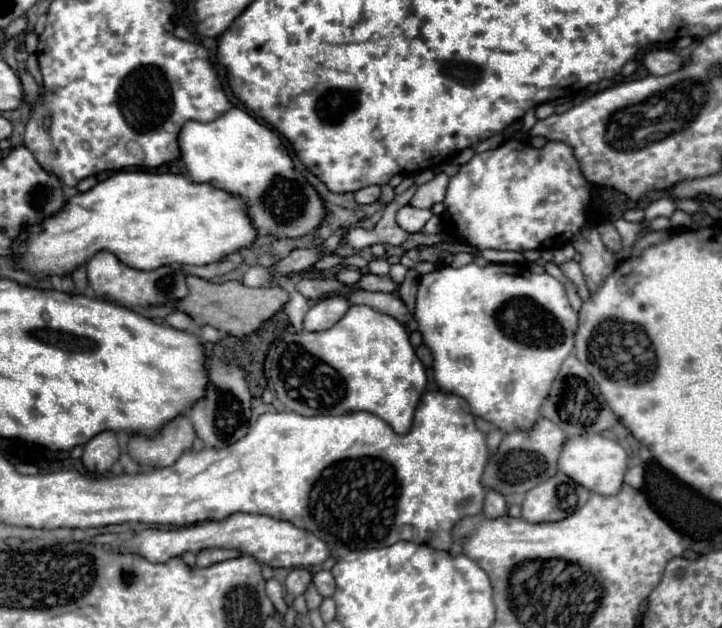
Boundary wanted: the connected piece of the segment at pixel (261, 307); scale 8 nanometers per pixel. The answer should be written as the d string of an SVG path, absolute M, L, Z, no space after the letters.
M187 276L187 286L189 294L179 302L179 310L189 314L199 324L211 324L213 328L235 338L243 338L257 332L265 320L269 320L289 302L289 292L283 290L281 286L249 288L243 282L215 284L197 276Z

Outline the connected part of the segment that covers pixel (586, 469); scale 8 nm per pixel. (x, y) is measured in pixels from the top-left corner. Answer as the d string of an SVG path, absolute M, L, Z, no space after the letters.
M601 434L595 436L575 436L567 440L563 446L563 452L559 456L559 472L573 478L577 484L585 486L587 490L601 494L601 496L613 496L623 488L623 476L629 468L629 456L621 444L615 440L609 440Z

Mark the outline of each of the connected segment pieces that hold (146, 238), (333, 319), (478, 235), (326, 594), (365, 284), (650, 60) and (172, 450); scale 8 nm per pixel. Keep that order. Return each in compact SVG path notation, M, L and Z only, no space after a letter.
M121 170L95 184L91 190L79 192L71 200L67 200L65 206L45 222L27 226L11 248L15 248L17 258L15 268L23 268L35 274L37 278L45 278L49 274L55 276L71 274L75 268L87 264L87 260L91 260L91 256L95 256L95 252L101 250L119 256L119 260L131 268L155 270L169 264L193 264L193 266L211 264L239 248L249 246L253 240L255 240L255 228L247 220L247 212L241 198L227 194L223 190L215 190L209 184L189 182L181 174L151 174L151 172Z
M327 298L311 306L311 310L305 314L303 328L307 332L321 332L327 328L333 328L349 310L349 302L345 298Z
M509 140L495 150L475 154L467 164L461 166L459 174L451 178L447 196L443 200L445 212L441 216L441 226L455 240L479 250L555 250L593 222L589 212L591 200L593 184L583 176L581 164L577 162L569 144L547 142L543 148L525 144L513 148L513 140Z
M325 570L317 572L317 574L313 576L313 584L315 584L317 592L319 592L323 598L331 598L333 592L335 592L335 580L333 580L331 572L325 572Z
M365 274L361 282L349 286L349 288L361 288L361 290L371 290L371 292L395 292L399 284L391 280L391 276L375 276L375 274Z
M653 50L653 52L645 54L643 64L647 66L647 70L651 74L665 76L665 74L671 74L671 72L679 70L685 64L685 60L679 54L673 54L669 50Z
M179 416L163 426L157 438L131 436L127 454L145 470L167 468L175 464L181 454L195 442L195 432L187 416Z

